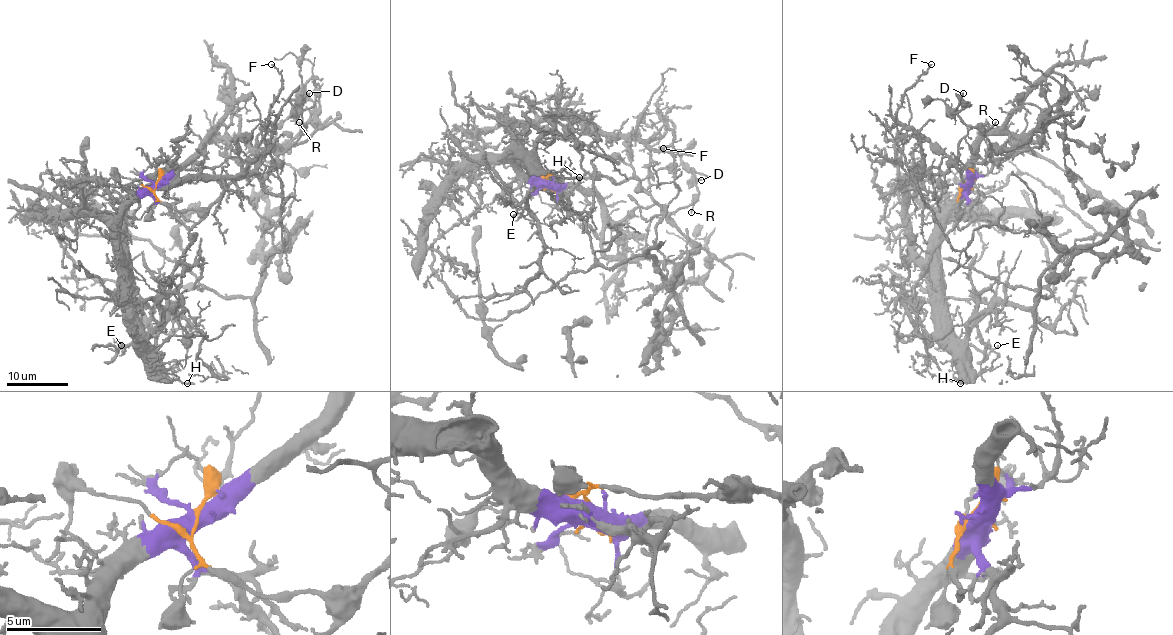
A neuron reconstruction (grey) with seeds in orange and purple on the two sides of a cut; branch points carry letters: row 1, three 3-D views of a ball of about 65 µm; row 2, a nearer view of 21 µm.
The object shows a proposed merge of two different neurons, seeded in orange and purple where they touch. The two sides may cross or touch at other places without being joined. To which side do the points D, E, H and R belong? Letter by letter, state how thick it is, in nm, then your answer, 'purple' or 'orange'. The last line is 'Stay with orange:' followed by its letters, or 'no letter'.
D: calibre 130 nm; orange
E: calibre 130 nm; purple
H: calibre 140 nm; purple
R: calibre 140 nm; orange
Stay with orange: D, R

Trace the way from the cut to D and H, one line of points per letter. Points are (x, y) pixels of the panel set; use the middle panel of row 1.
D: (547, 183), (554, 175), (635, 179), (666, 212), (675, 212), (698, 192), (693, 175), (701, 180)
H: (547, 183), (527, 175), (520, 168), (517, 157), (527, 165), (561, 177), (580, 177)

